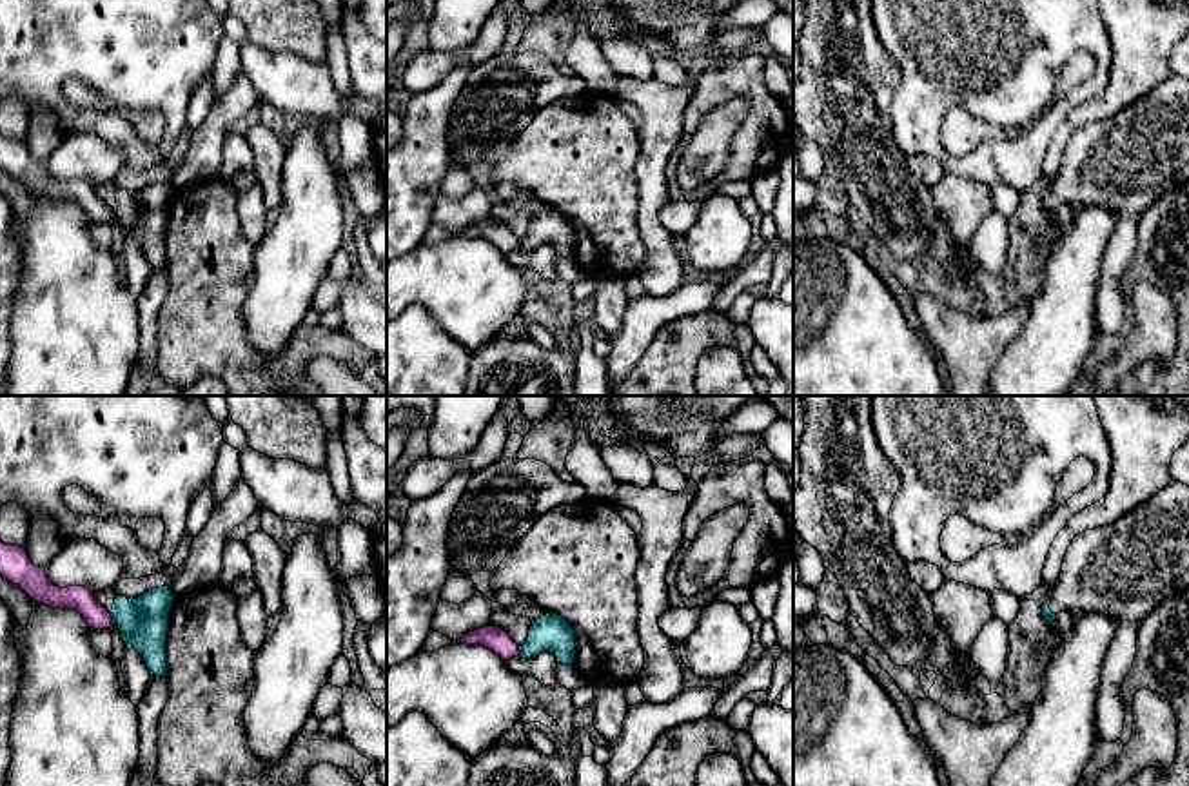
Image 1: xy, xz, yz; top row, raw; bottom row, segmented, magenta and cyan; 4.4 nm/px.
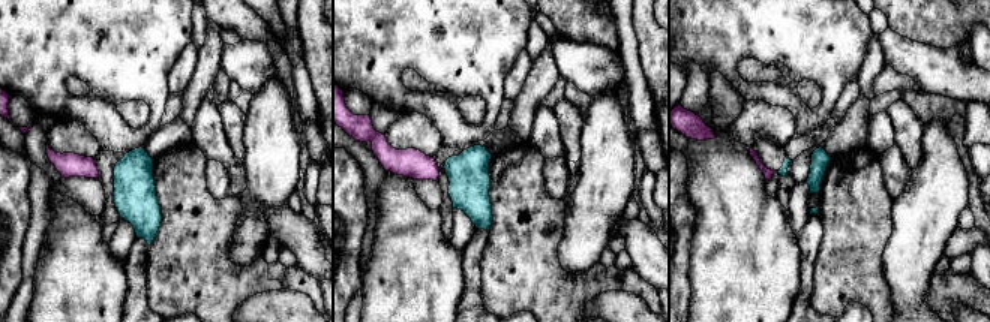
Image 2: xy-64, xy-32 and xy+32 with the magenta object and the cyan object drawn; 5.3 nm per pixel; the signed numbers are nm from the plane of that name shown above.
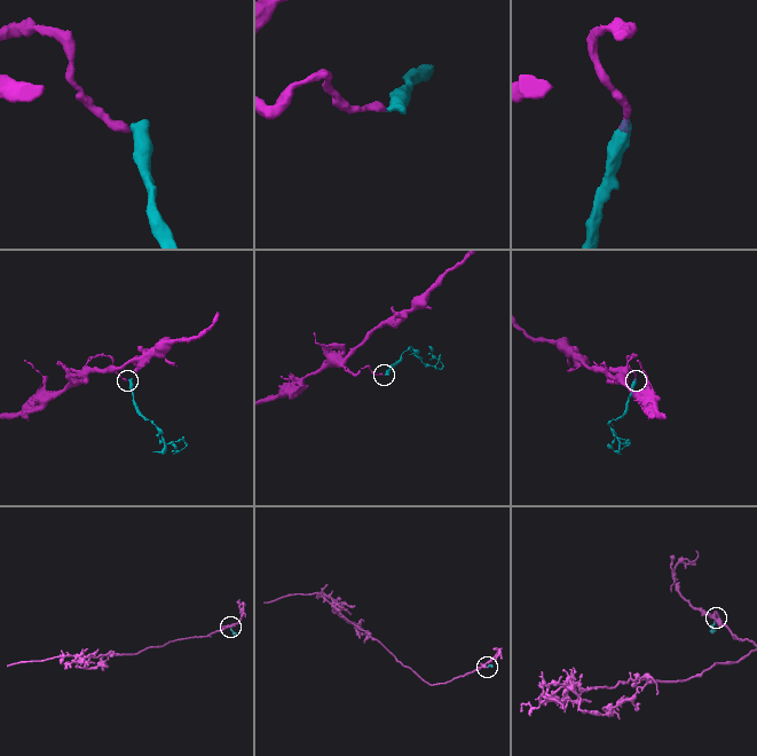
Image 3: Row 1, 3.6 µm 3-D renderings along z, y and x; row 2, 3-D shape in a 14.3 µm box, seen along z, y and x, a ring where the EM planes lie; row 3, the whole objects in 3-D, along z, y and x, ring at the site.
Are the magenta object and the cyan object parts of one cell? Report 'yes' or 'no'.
no

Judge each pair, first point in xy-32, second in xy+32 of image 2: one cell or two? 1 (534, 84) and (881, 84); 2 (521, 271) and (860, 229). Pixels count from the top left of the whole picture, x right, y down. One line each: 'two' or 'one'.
1: one
2: one

